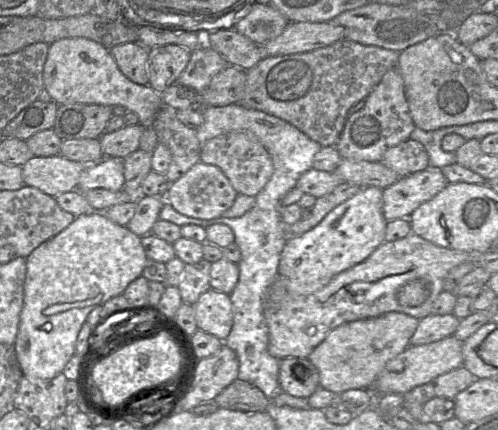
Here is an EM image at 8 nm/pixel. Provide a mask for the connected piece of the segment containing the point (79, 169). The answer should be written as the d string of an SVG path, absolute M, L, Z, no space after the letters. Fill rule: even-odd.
M58 154L33 156L21 168L25 186L38 188L45 194L56 197L78 188L79 178L86 166Z

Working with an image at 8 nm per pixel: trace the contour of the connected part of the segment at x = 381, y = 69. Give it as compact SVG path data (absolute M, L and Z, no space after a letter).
M348 39L339 40L310 52L264 56L255 66L246 71L245 89L241 100L237 103L291 123L322 147L335 146L349 111L364 101L388 70L397 68L398 58L399 52L376 46L365 46Z

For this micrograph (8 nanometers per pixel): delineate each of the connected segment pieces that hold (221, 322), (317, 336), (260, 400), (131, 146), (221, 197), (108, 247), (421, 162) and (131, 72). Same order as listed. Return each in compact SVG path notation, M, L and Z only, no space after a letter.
M210 288L200 295L193 306L197 329L224 341L233 324L229 294Z
M411 233L394 242L383 242L365 261L339 273L323 288L309 295L290 292L287 289L287 280L278 274L264 301L268 352L277 359L307 358L333 329L349 322L376 318L389 312L399 312L421 320L431 315L434 301L443 291L443 281L449 271L465 262L477 263L480 254L482 253L442 248Z
M236 379L226 386L214 398L213 402L219 408L244 412L262 412L266 411L270 399L255 385Z
M141 124L124 126L114 132L104 132L99 140L104 157L125 159L139 149L145 127Z
M199 161L169 185L166 202L185 216L209 220L221 217L233 205L237 195L237 191L220 168Z
M92 212L77 216L68 227L42 243L26 258L24 303L13 346L24 376L52 379L63 372L75 355L78 335L90 312L111 298L123 295L129 284L142 276L148 257L141 238L127 226L111 221L104 212Z
M408 139L388 149L380 163L400 177L405 177L426 170L429 167L429 158L421 143Z
M128 42L110 49L121 72L131 81L148 84L148 49L139 42Z

